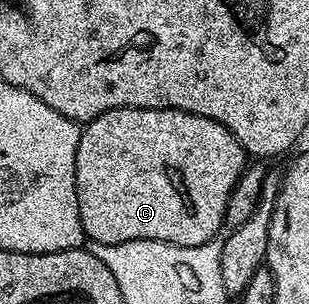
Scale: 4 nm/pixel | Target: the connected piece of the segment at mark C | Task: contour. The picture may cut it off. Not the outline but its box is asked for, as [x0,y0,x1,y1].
[76,107,246,247]

